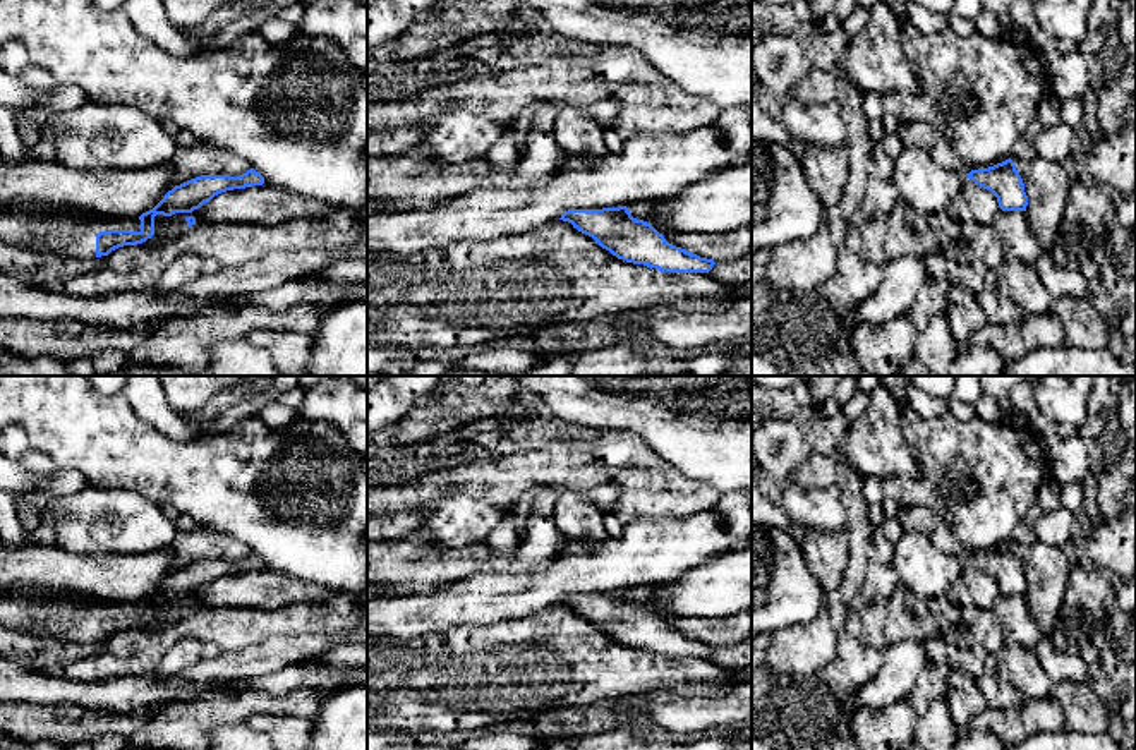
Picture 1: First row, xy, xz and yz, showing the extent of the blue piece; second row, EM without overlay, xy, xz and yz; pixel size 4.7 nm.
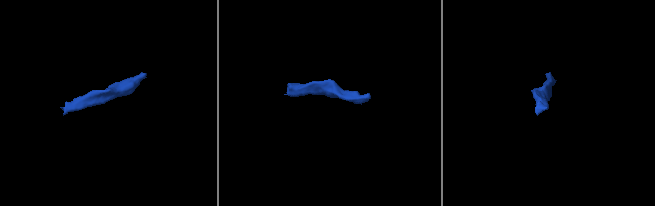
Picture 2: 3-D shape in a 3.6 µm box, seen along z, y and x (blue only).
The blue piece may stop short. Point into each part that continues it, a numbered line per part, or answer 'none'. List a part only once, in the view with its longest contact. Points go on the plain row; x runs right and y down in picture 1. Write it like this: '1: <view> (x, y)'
1: xy (79, 630)

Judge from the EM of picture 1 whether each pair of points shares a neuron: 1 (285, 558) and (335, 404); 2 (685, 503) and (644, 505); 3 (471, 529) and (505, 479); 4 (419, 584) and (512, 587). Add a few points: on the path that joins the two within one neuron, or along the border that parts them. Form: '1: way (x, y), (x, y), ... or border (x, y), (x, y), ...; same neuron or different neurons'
1: border (304, 416), (314, 421), (330, 421), (349, 443); different neurons
2: way (675, 505), (654, 505); same neuron
3: border (450, 493), (462, 491), (508, 508); different neurons
4: border (491, 572), (477, 572), (462, 582), (414, 594); different neurons

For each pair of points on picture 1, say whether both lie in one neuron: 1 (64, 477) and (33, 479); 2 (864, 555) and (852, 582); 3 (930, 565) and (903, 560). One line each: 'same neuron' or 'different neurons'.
1: same neuron
2: same neuron
3: same neuron

